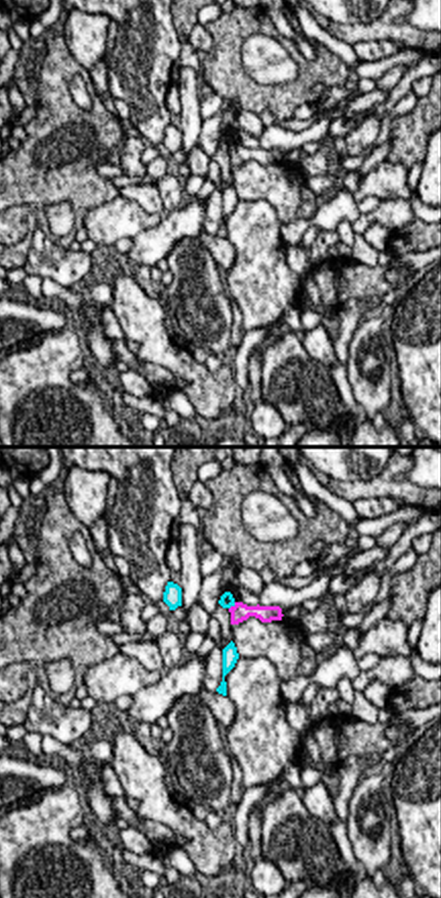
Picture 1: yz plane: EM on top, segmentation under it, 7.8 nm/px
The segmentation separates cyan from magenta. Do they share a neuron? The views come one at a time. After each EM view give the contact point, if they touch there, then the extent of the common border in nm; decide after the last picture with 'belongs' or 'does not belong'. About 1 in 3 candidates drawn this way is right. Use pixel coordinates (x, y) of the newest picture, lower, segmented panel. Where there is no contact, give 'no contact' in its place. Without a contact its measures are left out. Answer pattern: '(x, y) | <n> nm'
(231, 605) | 80 nm

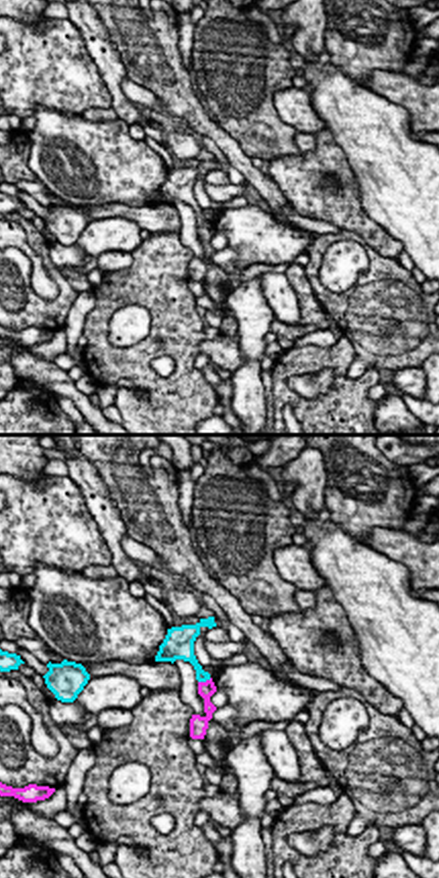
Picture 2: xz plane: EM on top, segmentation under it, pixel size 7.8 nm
(205, 680) | 120 nm

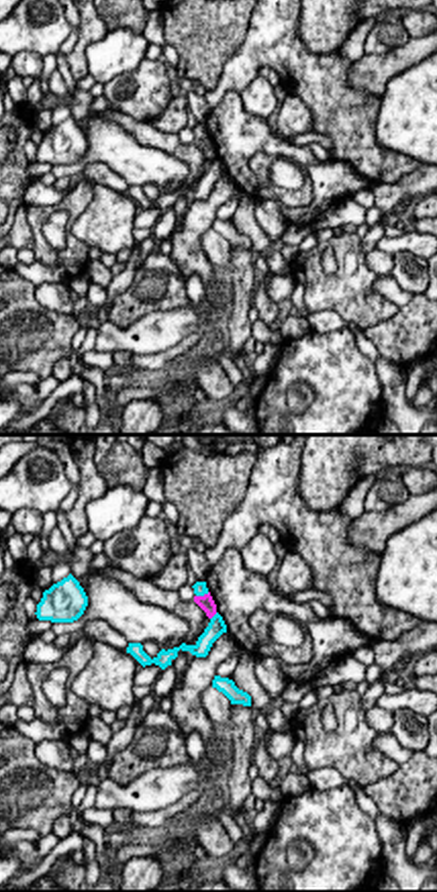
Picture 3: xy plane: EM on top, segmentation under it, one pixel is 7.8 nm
(213, 617) | 80 nm

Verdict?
does not belong

